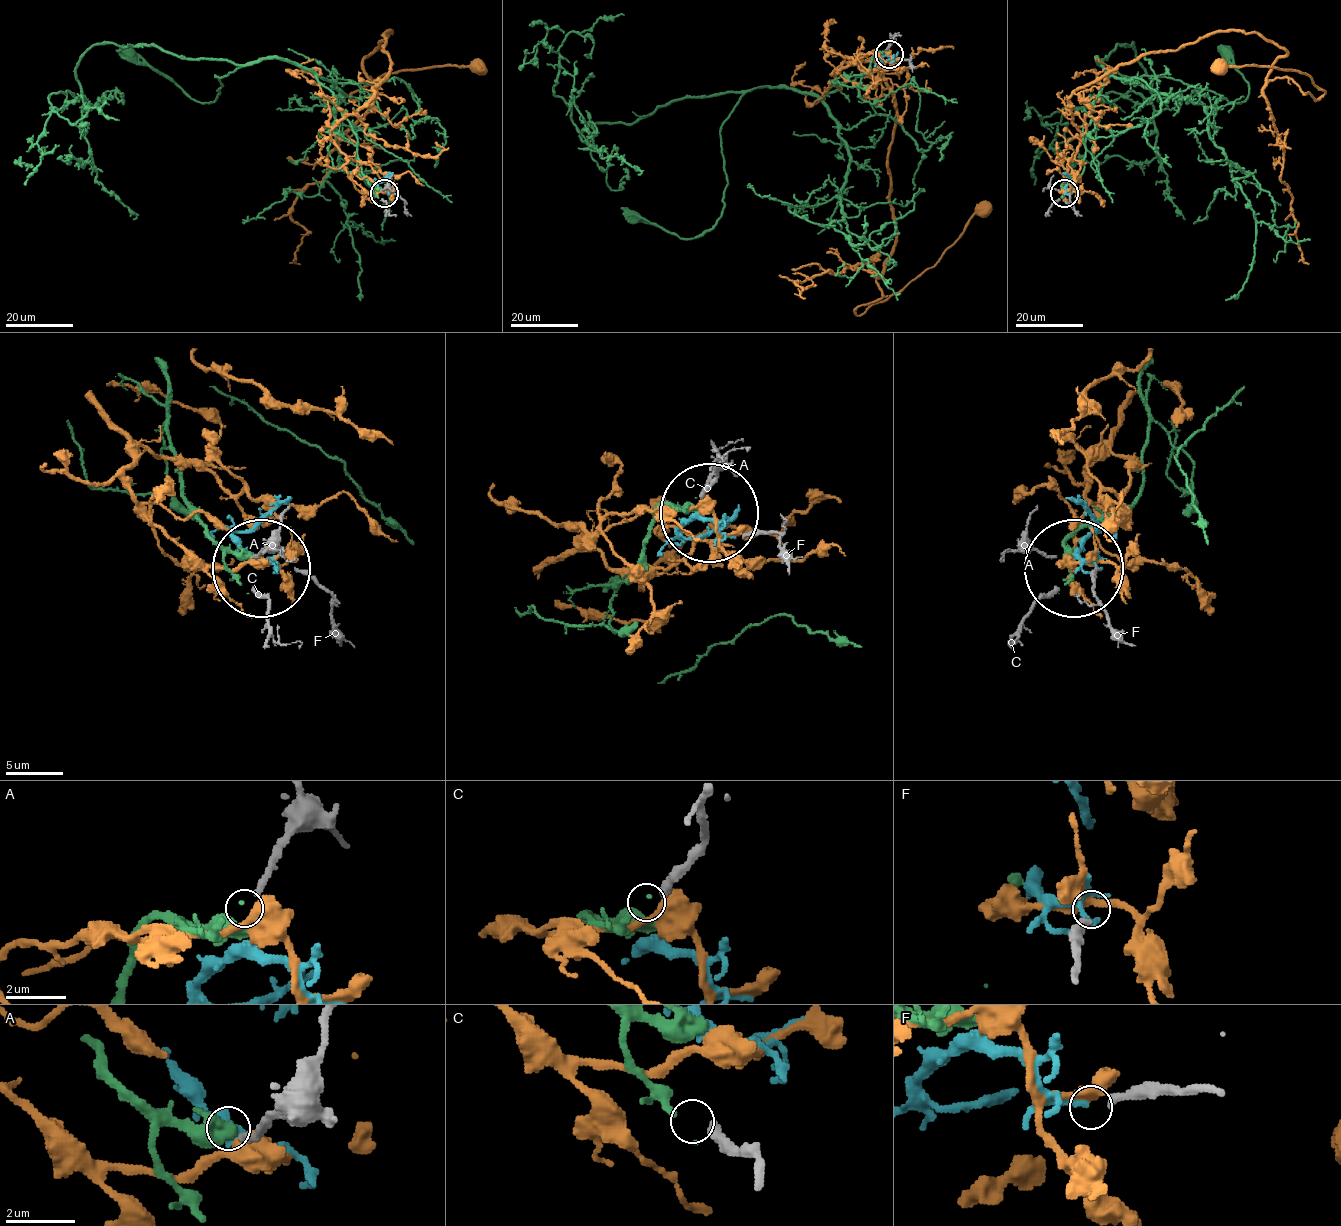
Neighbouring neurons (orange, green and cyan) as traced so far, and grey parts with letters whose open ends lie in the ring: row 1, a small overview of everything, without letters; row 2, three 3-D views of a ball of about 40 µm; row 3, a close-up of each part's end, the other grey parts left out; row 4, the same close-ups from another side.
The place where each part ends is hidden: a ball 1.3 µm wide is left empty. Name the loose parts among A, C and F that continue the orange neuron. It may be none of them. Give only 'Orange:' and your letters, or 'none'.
Orange: none

